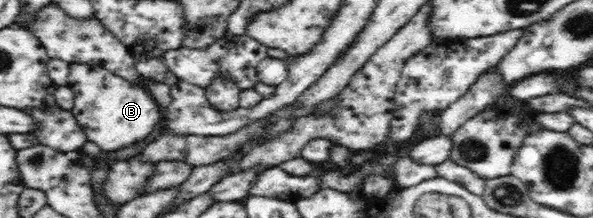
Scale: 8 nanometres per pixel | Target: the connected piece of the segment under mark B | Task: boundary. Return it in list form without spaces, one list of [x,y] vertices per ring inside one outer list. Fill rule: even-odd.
[[[71,63],[67,86],[74,93],[74,108],[71,112],[79,127],[87,133],[88,141],[96,143],[103,151],[116,151],[128,148],[129,145],[145,142],[160,125],[163,118],[161,107],[142,85],[135,85],[129,80],[121,78],[120,75],[105,70],[105,68],[84,63]]]

